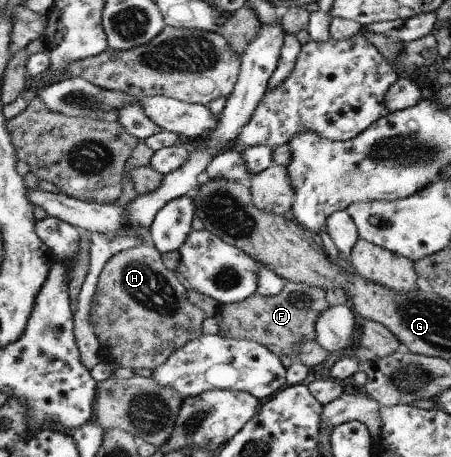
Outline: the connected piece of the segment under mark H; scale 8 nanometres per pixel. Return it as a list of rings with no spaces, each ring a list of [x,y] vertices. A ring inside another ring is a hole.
[[[148,242],[110,256],[97,278],[88,312],[98,342],[99,360],[108,365],[115,362],[123,368],[157,368],[171,356],[171,352],[177,352],[189,340],[197,340],[202,335],[201,322],[206,316],[201,308],[187,300],[185,292],[187,289],[181,278],[164,265],[161,253]]]

